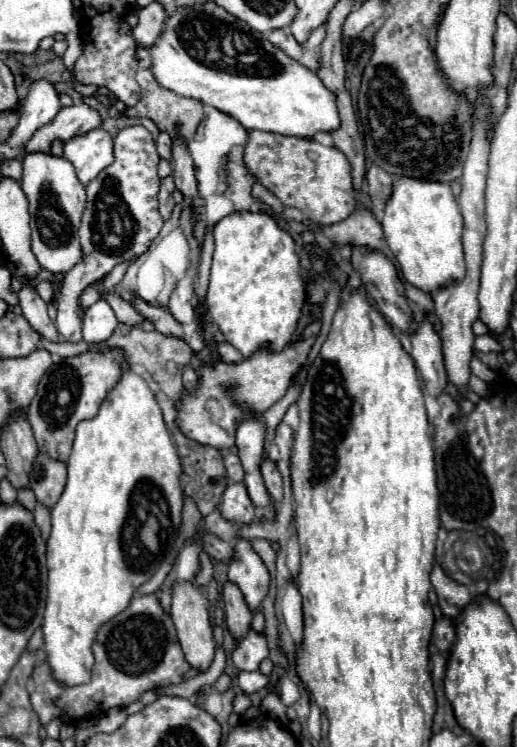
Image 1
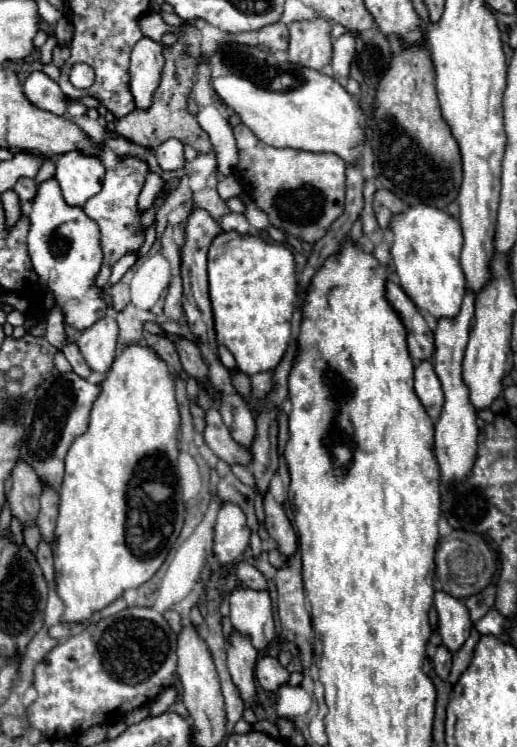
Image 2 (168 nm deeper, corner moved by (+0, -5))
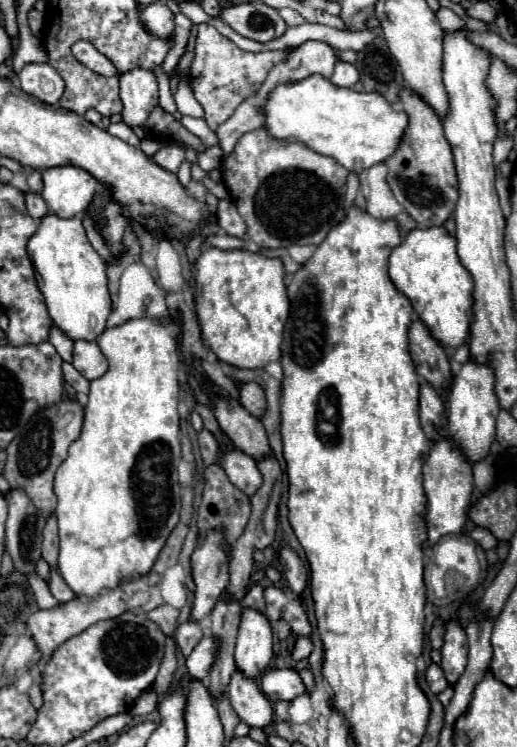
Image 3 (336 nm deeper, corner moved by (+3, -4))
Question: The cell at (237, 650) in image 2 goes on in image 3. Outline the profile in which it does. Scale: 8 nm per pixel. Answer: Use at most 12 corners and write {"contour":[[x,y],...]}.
{"contour":[[241,669],[229,681],[229,701],[249,727],[265,727],[273,717],[257,681]]}

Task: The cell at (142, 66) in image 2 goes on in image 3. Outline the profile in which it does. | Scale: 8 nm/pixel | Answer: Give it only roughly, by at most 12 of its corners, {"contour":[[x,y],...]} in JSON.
{"contour":[[155,71],[121,73],[123,123],[145,125],[159,103]]}

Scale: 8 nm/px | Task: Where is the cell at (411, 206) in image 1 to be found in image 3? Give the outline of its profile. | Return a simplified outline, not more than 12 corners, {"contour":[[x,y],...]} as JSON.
{"contour":[[415,227],[389,277],[433,337],[469,341],[473,281],[445,227]]}

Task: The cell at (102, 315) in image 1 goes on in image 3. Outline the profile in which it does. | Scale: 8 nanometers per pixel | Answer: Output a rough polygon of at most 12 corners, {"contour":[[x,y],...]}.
{"contour":[[75,341],[73,365],[89,381],[107,371],[97,341]]}

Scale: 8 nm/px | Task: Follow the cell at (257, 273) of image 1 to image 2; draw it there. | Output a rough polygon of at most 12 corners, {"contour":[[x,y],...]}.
{"contour":[[224,232],[208,252],[216,342],[276,368],[298,290],[292,252]]}

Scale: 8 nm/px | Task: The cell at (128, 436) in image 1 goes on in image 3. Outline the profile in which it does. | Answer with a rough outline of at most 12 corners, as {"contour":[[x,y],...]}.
{"contour":[[179,323],[97,337],[55,475],[75,597],[151,571],[179,523]]}

